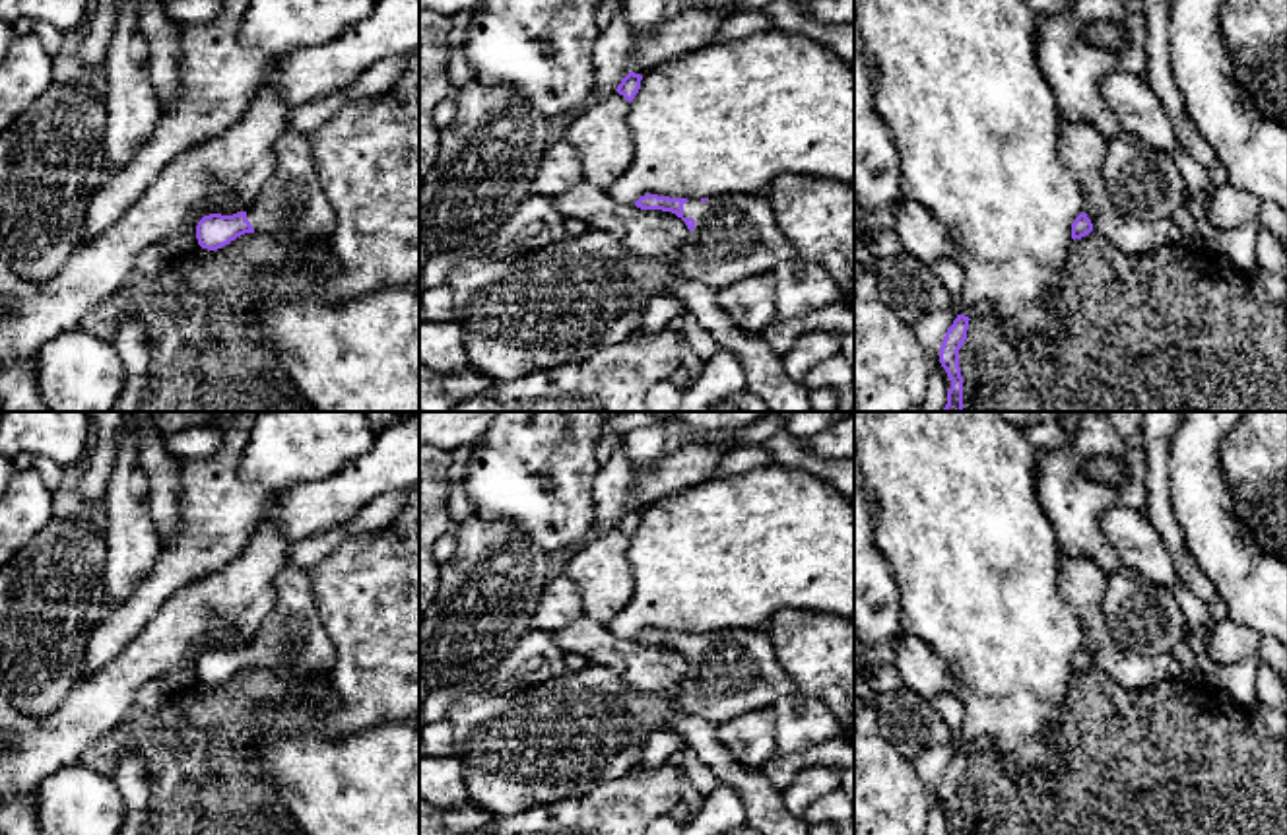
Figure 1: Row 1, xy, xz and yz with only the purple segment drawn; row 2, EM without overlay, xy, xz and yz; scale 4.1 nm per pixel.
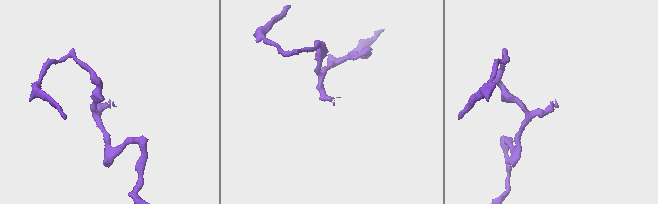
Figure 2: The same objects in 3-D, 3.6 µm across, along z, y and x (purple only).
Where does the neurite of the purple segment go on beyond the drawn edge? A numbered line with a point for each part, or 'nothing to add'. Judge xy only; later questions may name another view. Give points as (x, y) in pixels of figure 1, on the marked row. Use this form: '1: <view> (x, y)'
1: xy (292, 208)

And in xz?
1: xz (556, 305)

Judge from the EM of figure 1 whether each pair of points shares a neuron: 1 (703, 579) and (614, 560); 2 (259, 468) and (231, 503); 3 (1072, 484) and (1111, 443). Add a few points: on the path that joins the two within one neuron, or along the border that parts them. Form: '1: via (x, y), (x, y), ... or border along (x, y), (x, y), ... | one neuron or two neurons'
1: border along (631, 538), (629, 567), (633, 595), (620, 608) | two neurons
2: border along (249, 435), (239, 474), (274, 494) | two neurons
3: via (1072, 468), (1072, 463), (1095, 443) | one neuron

